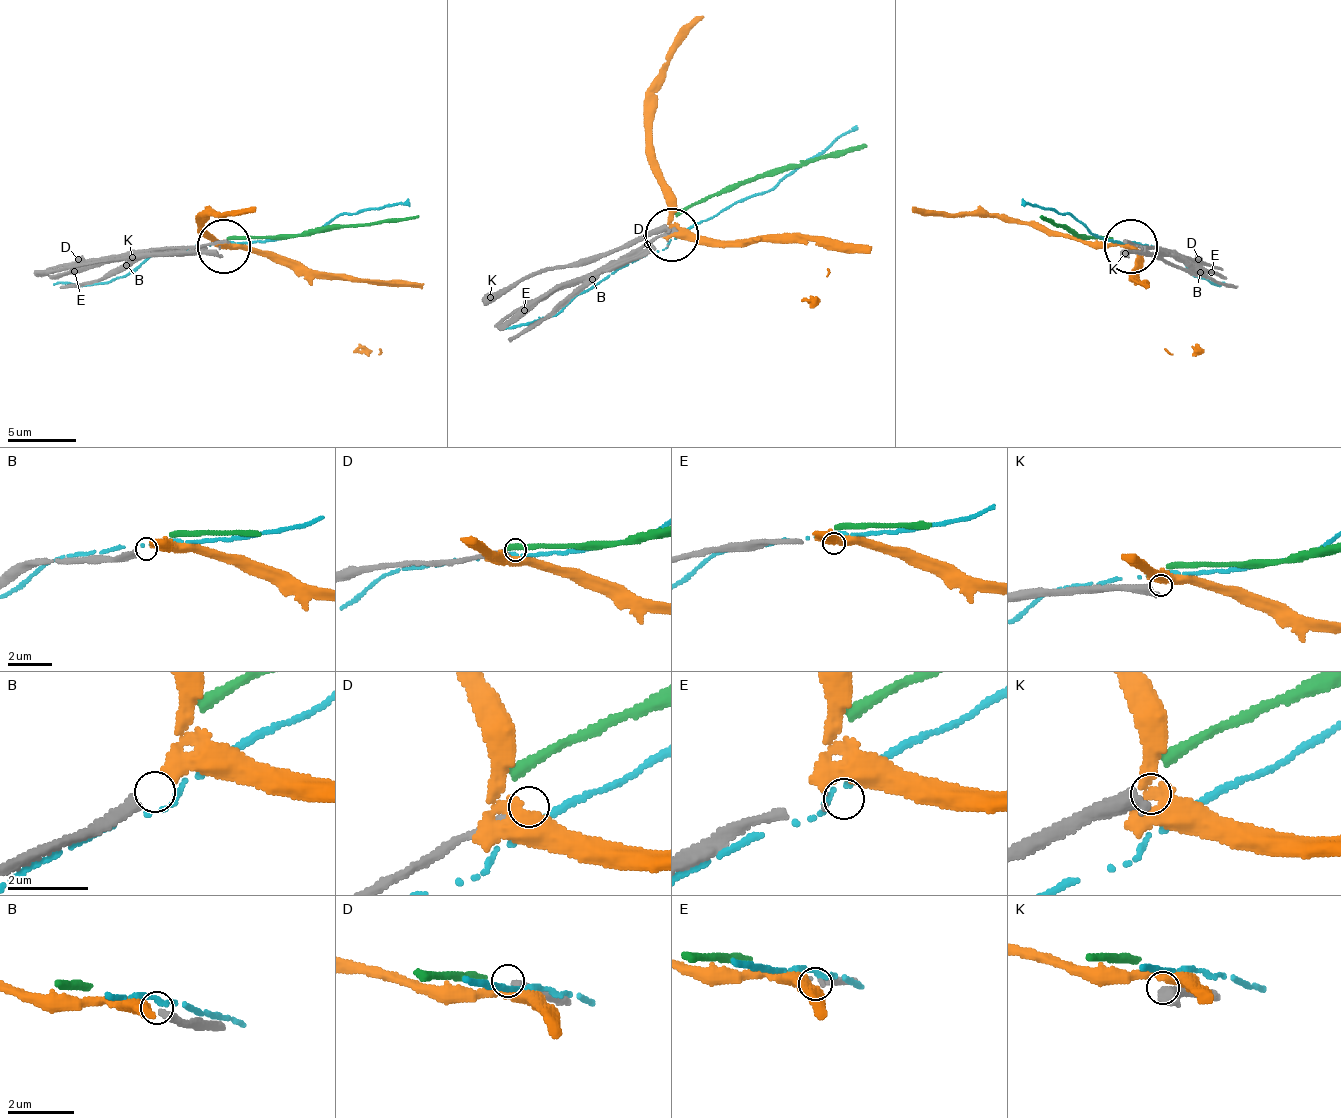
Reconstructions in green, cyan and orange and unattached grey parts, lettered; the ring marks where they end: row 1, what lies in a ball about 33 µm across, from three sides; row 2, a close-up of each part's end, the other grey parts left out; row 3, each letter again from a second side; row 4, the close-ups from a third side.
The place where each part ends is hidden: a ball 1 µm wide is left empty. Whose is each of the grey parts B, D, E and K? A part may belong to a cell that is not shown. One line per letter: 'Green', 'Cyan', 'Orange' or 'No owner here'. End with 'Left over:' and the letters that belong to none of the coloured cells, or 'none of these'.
B: Orange
D: No owner here
E: No owner here
K: No owner here
Left over: D, E, K

